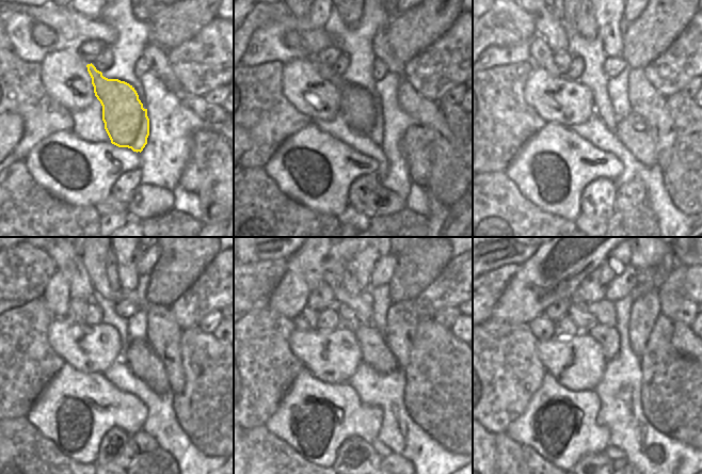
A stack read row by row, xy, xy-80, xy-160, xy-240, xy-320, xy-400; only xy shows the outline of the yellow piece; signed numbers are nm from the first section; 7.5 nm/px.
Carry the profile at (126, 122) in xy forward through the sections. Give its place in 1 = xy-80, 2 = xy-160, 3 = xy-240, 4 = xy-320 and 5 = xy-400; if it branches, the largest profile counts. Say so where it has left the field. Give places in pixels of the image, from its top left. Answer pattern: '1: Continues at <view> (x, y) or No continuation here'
1: Continues at xy-80 (362, 110)
2: Continues at xy-160 (541, 54)
3: Continues at xy-240 (57, 295)
4: Continues at xy-320 (306, 267)
5: Continues at xy-400 (555, 271).

